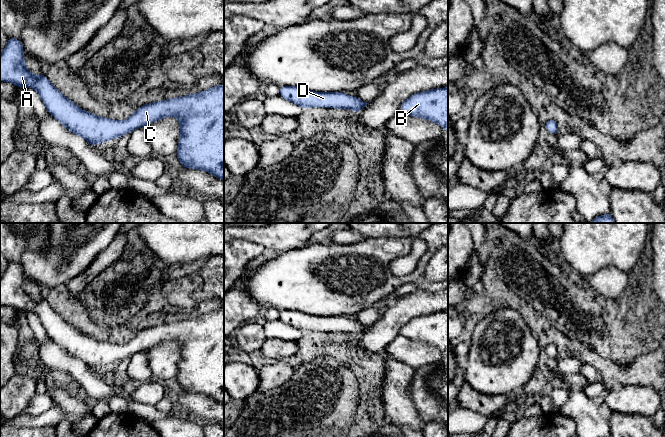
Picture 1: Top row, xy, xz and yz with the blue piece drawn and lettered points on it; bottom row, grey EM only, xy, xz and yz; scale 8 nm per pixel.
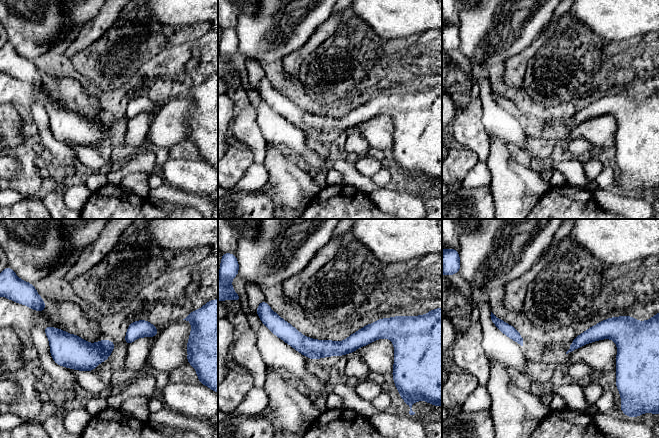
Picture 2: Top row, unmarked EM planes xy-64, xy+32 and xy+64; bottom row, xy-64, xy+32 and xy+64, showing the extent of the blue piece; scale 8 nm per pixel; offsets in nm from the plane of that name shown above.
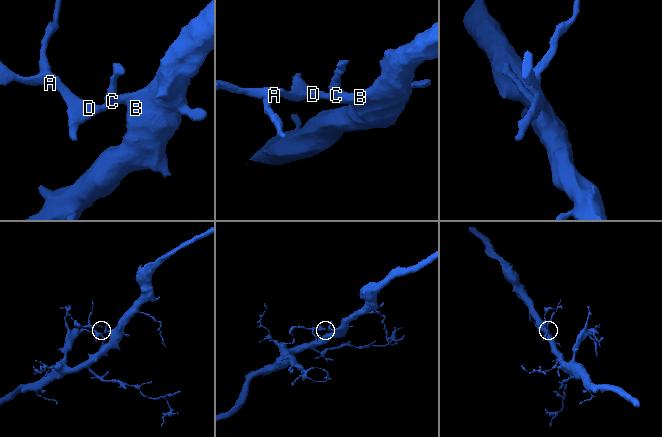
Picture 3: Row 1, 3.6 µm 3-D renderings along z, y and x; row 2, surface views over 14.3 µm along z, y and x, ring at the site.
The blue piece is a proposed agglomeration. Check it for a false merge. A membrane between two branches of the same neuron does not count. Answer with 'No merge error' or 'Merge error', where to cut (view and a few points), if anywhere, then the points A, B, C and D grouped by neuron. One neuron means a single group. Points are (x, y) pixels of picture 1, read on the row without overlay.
No merge error. No split. Groups: A B C D

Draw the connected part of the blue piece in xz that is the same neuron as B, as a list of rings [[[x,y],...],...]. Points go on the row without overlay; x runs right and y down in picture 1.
[[[448,311],[414,318],[400,329],[399,335],[433,345],[448,355]]]

